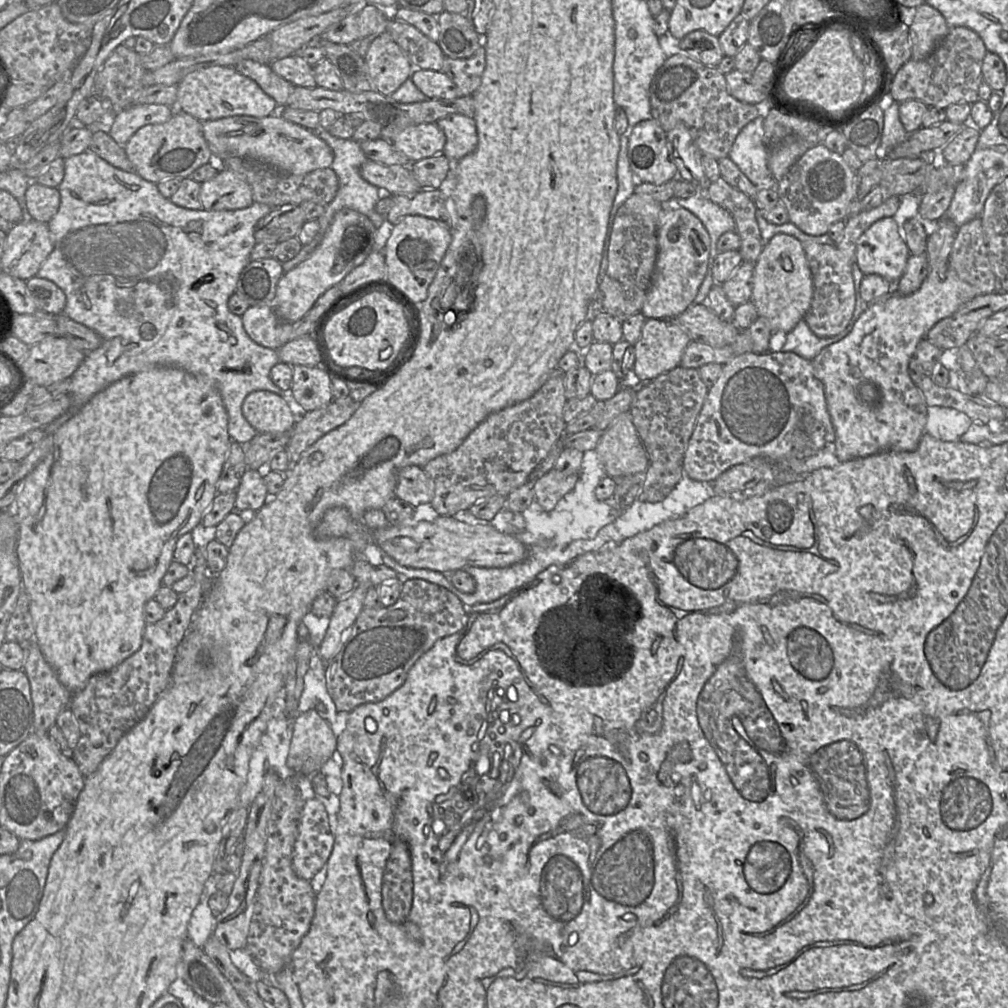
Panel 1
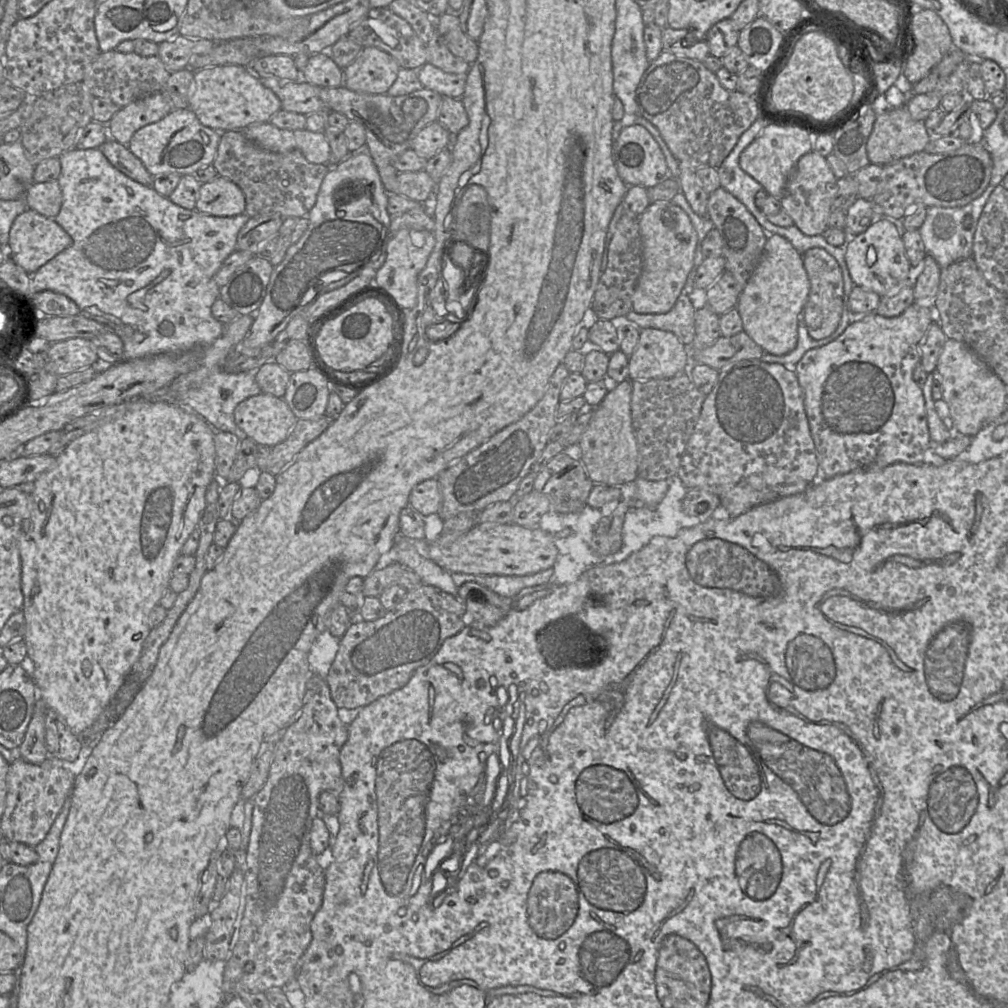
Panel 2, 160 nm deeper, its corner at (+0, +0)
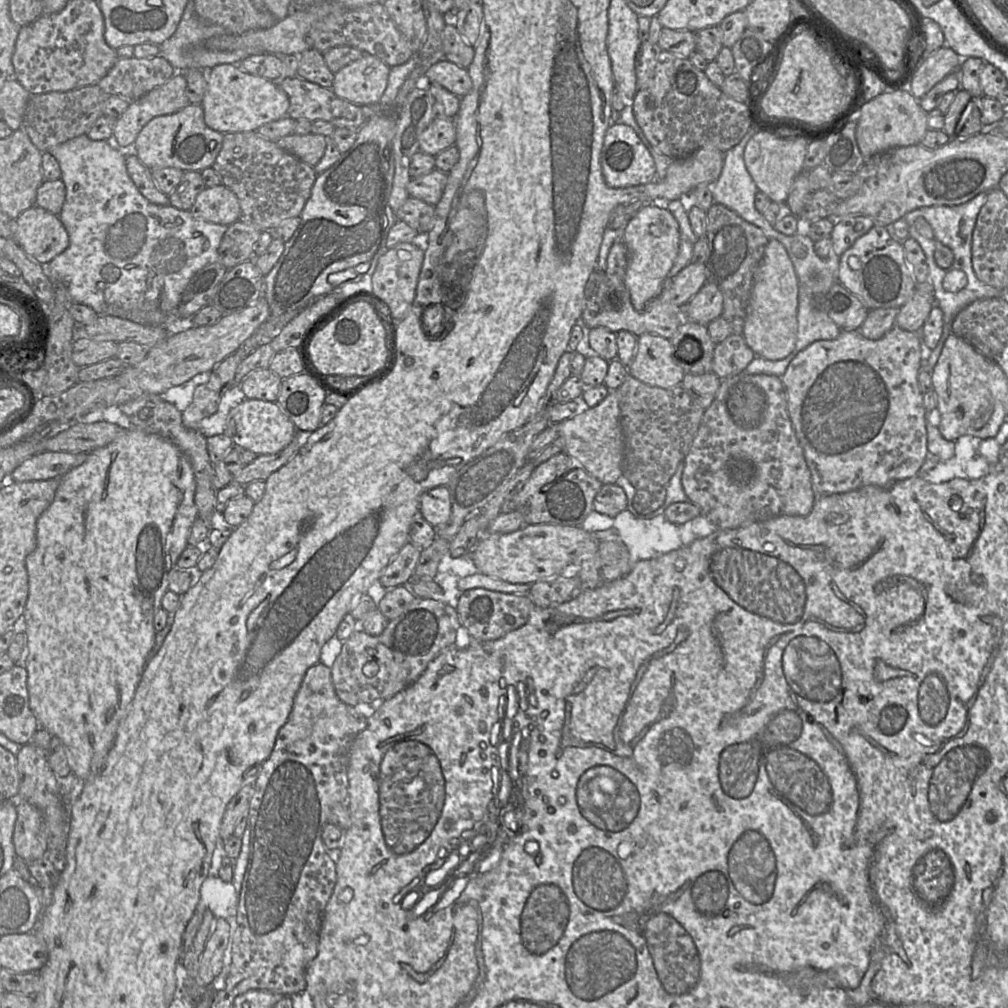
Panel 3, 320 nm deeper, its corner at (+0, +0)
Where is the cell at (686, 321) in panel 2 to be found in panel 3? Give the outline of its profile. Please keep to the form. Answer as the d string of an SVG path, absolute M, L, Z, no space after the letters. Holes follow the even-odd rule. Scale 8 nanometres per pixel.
M595 269L585 287L582 321L590 329L604 327L615 334L626 330L637 337L643 334L656 334L670 339L684 320L684 309L674 305L671 300L672 279L667 277L660 294L648 303L646 309L637 311L631 303L630 293L624 282L612 282L604 271Z

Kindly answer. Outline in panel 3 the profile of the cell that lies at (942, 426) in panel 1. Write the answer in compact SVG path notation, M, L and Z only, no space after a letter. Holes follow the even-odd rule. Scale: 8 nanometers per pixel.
M972 435L960 436L954 441L954 455L948 460L939 460L930 471L921 477L931 483L942 483L954 478L979 479L989 474L993 469L998 469L993 468L986 458L979 453L978 448L981 440L981 438Z

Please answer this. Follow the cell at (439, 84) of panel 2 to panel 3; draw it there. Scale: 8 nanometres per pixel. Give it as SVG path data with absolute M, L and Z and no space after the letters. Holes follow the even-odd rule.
M445 58L428 65L424 82L437 83L458 97L464 97L473 87L468 70Z

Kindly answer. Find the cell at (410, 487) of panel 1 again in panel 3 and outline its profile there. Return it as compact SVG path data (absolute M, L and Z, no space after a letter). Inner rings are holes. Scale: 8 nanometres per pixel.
M438 486L420 497L419 515L434 527L444 526L451 519L451 498L447 486Z

